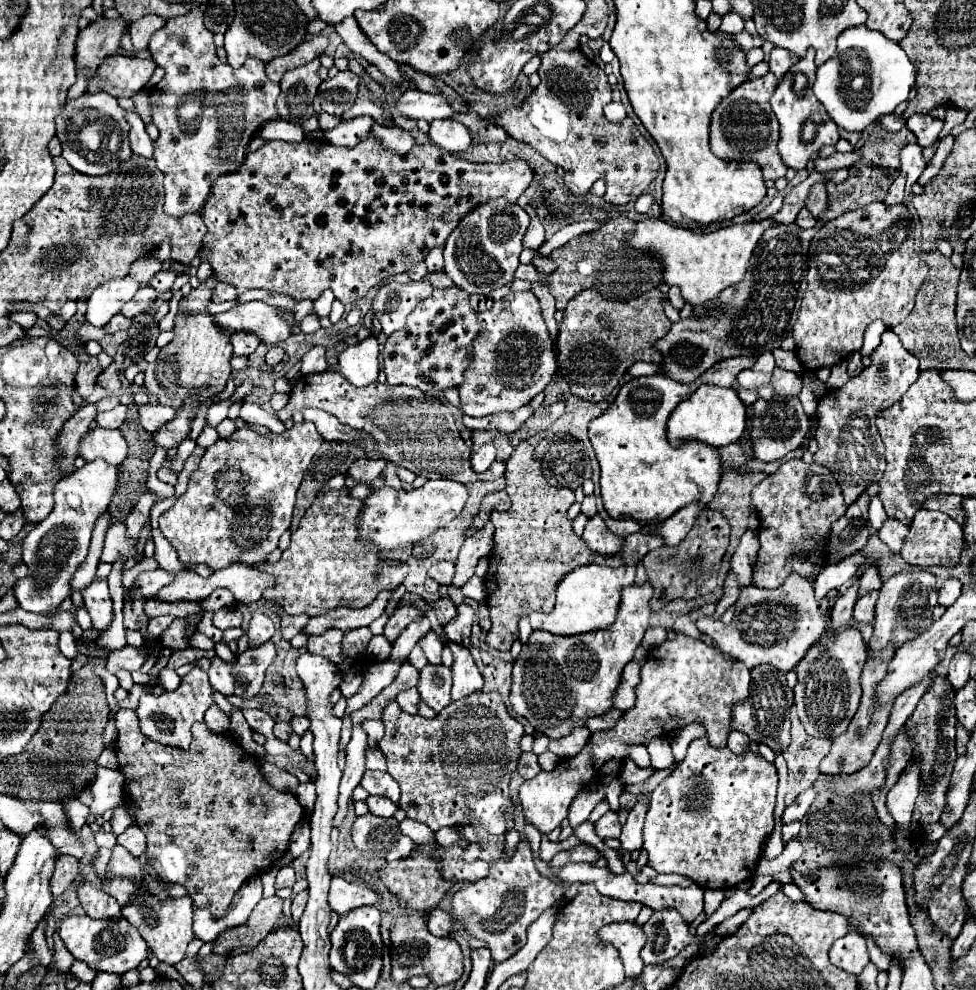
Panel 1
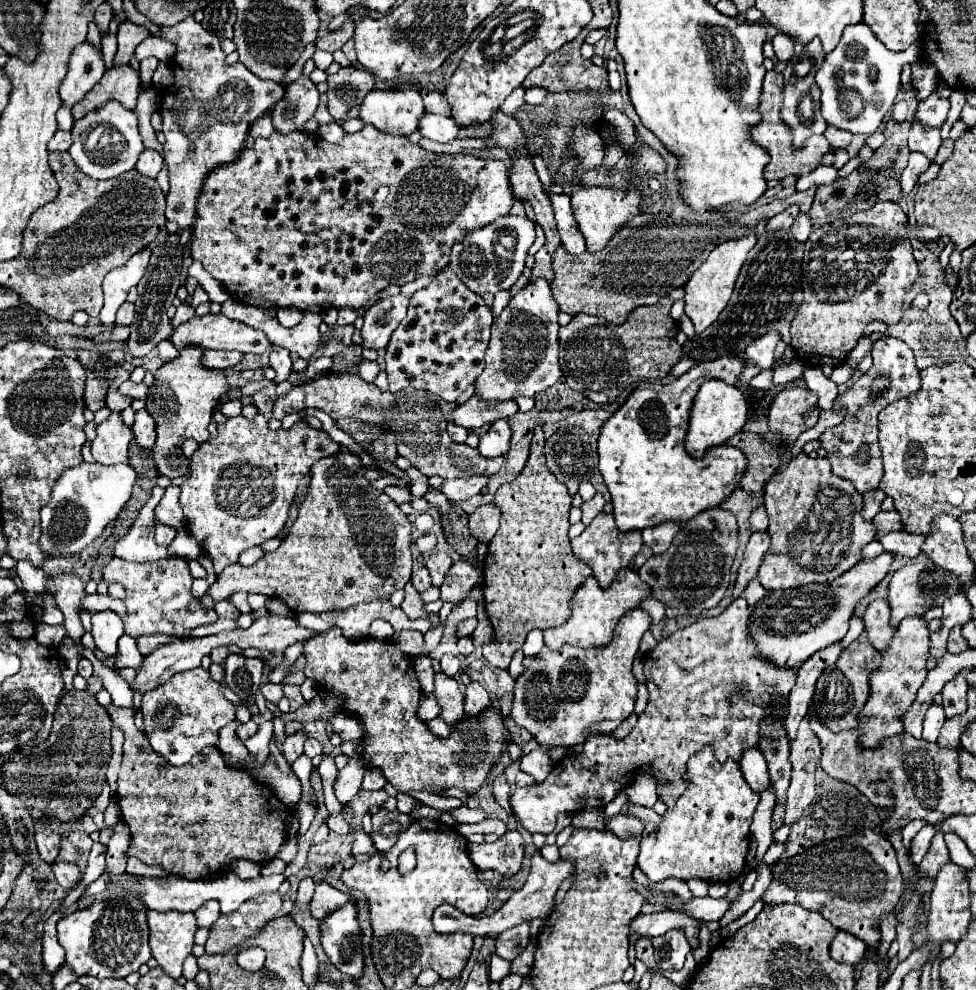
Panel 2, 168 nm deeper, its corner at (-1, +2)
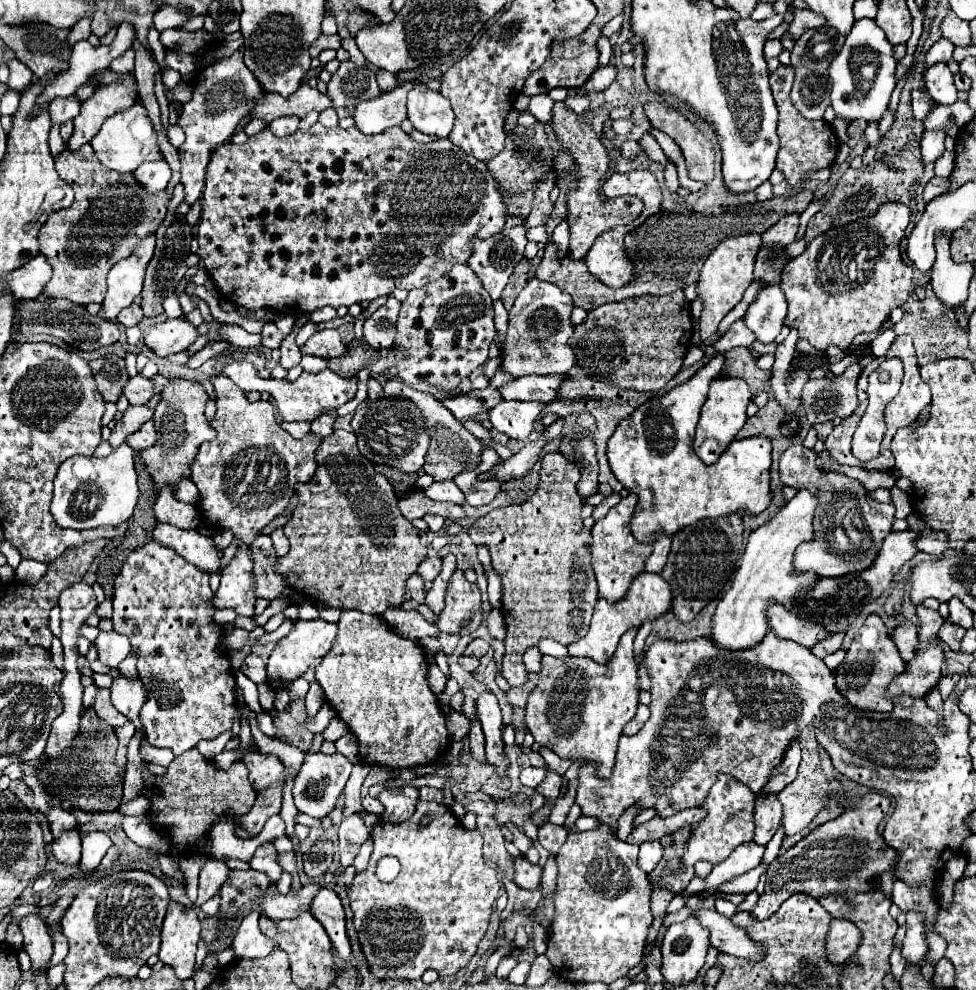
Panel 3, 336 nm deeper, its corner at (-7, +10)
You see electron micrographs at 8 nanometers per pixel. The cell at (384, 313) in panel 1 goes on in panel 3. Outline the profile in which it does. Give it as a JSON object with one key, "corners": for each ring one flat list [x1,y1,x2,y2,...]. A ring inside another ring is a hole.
{"corners":[[388,296,386,304,380,306,366,322,364,322,364,340,376,350,388,350,394,344,396,336,396,318,402,308,394,296]]}

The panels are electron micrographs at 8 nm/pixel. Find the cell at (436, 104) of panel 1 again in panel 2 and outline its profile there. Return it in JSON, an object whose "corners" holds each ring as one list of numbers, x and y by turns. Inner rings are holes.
{"corners":[[416,88,372,90,360,104,358,118,384,134,408,136,416,130,420,112,424,112,424,104]]}

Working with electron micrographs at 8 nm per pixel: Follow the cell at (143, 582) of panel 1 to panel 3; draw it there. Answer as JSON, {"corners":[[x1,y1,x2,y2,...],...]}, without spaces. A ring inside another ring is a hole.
{"corners":[[154,540,128,552,116,576,114,628,130,638,138,656,146,656,138,664,148,690,140,720,148,742,156,748,170,748,176,756,204,738,212,740,230,730,236,712,234,672,226,652,218,648,212,598,208,574]]}

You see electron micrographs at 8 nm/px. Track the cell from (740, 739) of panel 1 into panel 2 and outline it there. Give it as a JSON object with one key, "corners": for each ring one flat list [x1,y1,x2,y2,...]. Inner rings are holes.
{"corners":[[756,748,746,750,742,760,740,760,740,768,742,768,742,774,748,780,748,784,752,784,756,794,758,792,762,794,770,786,770,776,768,776,766,760,764,760,760,750,756,750]]}

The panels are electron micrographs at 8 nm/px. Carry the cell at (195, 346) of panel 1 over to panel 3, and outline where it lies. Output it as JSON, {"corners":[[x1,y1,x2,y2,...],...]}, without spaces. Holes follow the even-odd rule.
{"corners":[[170,378,164,390,160,392,160,402,154,410,154,424,158,430,158,440,154,446,140,452,142,460,146,462,148,472,154,478,156,488,170,484,176,486,180,476,190,474,190,464,194,462,194,456,198,452,198,446,206,440,212,440,216,436,214,428,204,416,204,408,208,402,208,394,202,388,200,382,184,380,184,378]]}

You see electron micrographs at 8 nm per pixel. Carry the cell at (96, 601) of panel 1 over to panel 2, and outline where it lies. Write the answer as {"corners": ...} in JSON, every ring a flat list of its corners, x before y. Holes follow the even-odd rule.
{"corners":[[112,610,96,612,92,616,92,638,96,648,102,650,106,656,116,656,118,652,118,638,124,634,124,624,118,614]]}

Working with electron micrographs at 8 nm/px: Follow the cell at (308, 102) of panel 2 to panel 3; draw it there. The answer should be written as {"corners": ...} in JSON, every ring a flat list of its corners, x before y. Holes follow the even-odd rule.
{"corners":[[286,116,286,118,272,120,268,128,270,128,276,136,286,138,286,136,290,136,294,130,298,130,298,124,300,124,300,118,296,118,296,116]]}

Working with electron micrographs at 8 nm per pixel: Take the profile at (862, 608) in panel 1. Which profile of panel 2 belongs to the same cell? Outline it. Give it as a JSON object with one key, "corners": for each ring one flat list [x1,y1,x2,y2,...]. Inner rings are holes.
{"corners":[[874,600,864,612,864,628,868,632,870,644,884,652,896,632,890,624,890,604,886,600]]}

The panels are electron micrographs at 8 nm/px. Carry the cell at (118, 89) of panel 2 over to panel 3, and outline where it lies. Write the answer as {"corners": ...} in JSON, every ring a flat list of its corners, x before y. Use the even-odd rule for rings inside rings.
{"corners":[[124,74,122,80,100,86,86,102,82,102,80,114,74,118,74,132,68,140,70,150,88,144,108,116,134,106,138,100,134,88,138,88,138,84,130,84,130,74]]}

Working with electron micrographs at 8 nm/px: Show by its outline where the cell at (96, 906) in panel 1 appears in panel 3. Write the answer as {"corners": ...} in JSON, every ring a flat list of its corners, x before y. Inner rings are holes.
{"corners":[[68,832,68,834,60,836,58,840,52,842,52,852,58,862,76,866,80,862,80,834]]}

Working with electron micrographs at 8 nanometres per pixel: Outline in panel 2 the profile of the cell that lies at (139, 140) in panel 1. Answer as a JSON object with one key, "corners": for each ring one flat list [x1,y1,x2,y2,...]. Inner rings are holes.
{"corners":[[144,150,140,154,140,160,136,162,134,166,142,176,148,176,148,178,156,178,160,168,162,168,162,156,156,152,156,150]]}

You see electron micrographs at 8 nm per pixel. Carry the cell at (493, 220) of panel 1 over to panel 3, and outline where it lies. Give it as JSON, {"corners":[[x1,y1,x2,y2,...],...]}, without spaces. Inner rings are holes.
{"corners":[[518,224,518,226,506,226,502,232,498,232,498,236,490,236,486,240,474,240,474,252,468,260,468,266,474,270,474,274,478,276,478,280,484,284,486,292,494,300,500,298,510,274,514,272,518,262,524,258,524,248,528,244,526,232,528,228,524,224]]}

